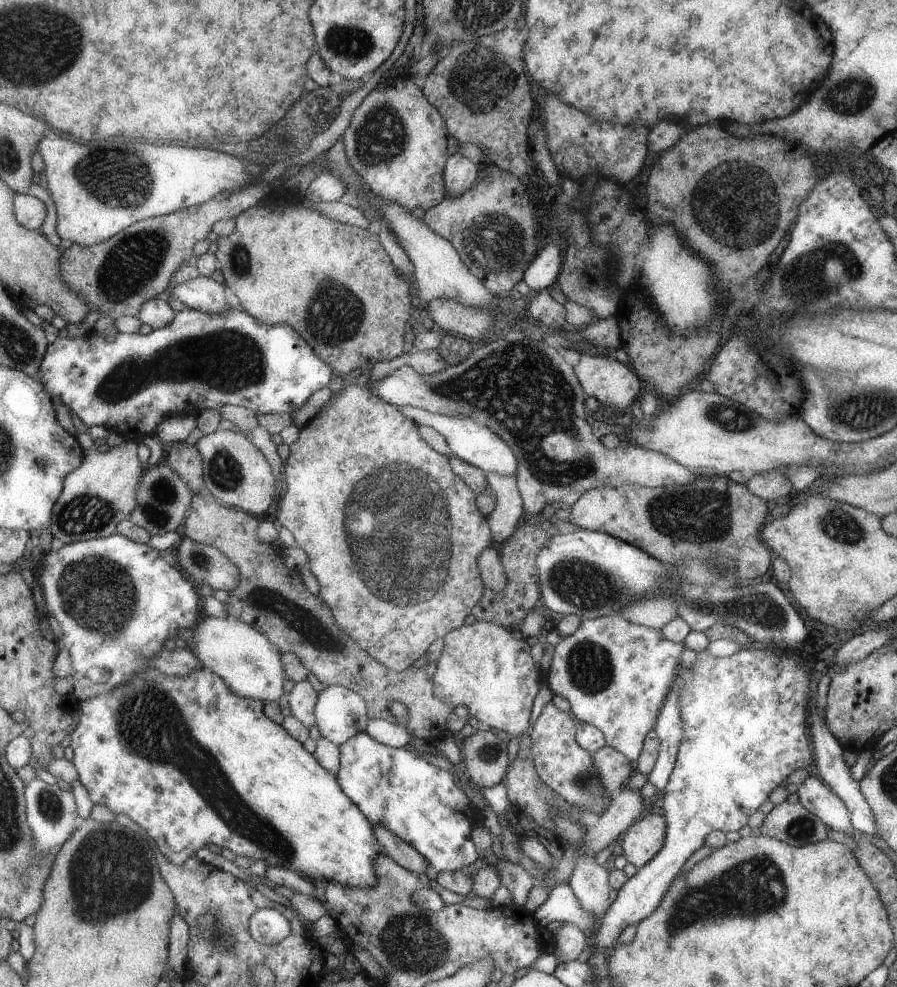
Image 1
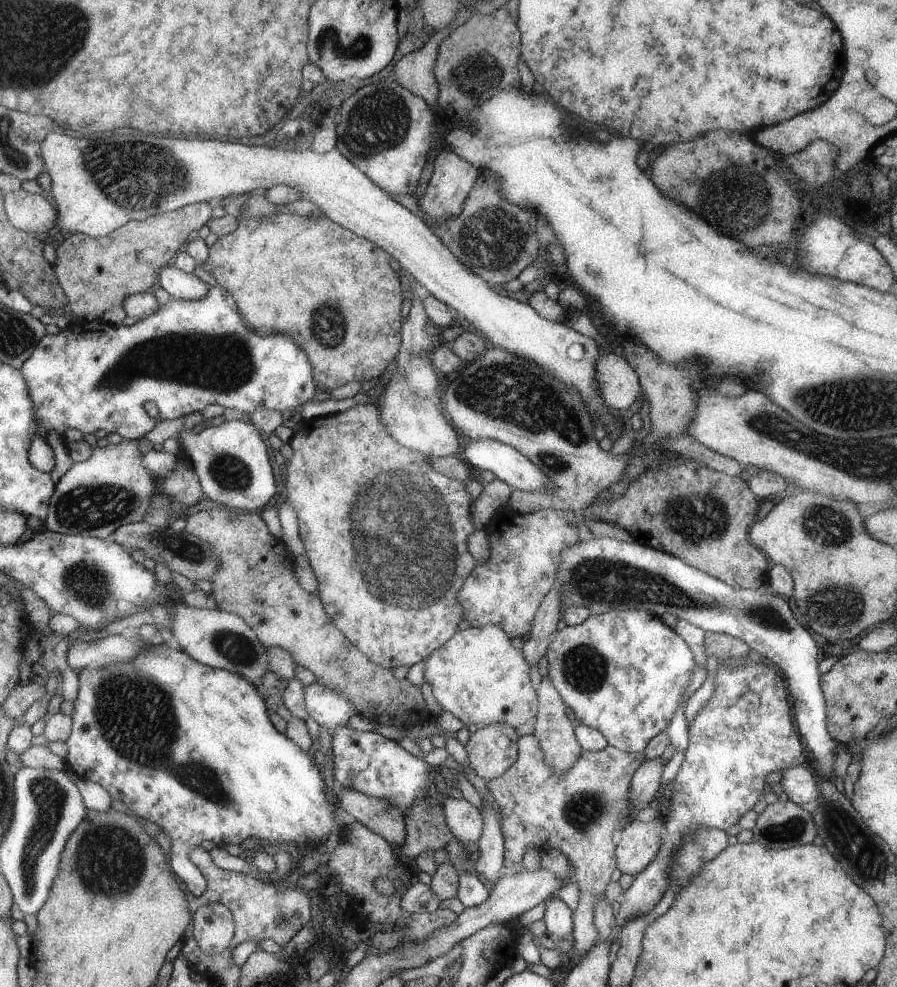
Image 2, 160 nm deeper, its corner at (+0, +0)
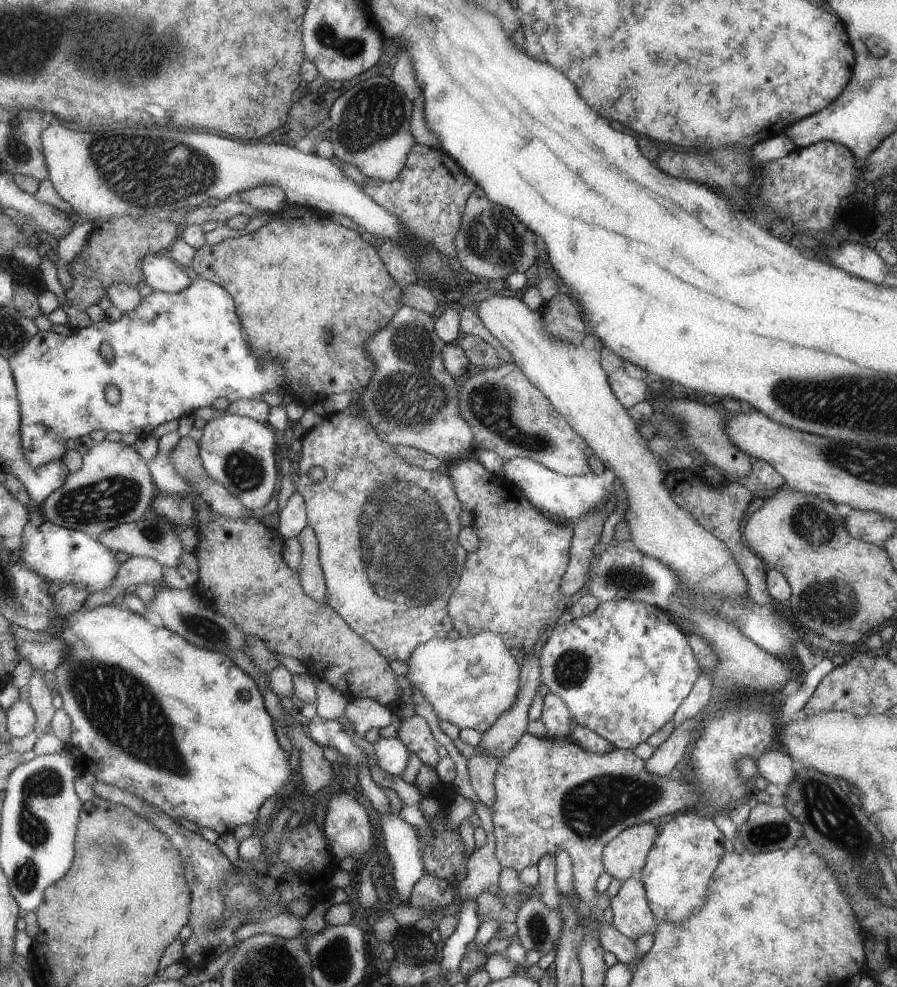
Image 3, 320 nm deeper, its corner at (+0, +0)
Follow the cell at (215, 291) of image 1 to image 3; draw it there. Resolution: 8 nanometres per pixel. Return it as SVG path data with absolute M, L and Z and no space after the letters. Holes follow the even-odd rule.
M165 253L147 255L142 269L145 273L144 283L149 284L155 291L178 293L193 282L184 268Z

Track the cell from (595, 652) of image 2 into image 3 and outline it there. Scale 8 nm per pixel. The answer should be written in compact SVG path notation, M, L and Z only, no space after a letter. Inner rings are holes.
M633 599L600 602L593 612L581 618L572 619L570 622L559 623L559 626L554 626L549 632L544 645L540 648L538 661L541 666L539 675L541 683L545 684L549 691L558 696L567 705L576 724L589 727L592 731L595 731L595 734L607 739L607 742L610 742L615 749L628 751L638 742L645 741L650 734L653 734L657 729L661 729L668 720L671 720L673 712L683 702L683 698L689 694L693 682L701 673L701 667L690 649L689 637L669 618L667 612L659 607Z

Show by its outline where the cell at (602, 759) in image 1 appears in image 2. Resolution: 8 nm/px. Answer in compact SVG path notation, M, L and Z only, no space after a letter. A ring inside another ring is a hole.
M533 733L518 737L518 757L499 776L486 781L486 789L499 805L500 831L504 838L502 864L513 869L521 863L527 848L537 848L539 852L559 850L567 857L572 870L572 878L578 888L578 903L572 913L573 944L569 957L581 960L598 941L598 931L594 925L594 906L603 895L605 886L611 881L611 873L616 868L615 841L619 832L629 825L631 780L639 765L644 762L642 751L626 753L608 744L598 751L581 751L575 762L564 773L554 771L545 761L544 752L538 738Z

